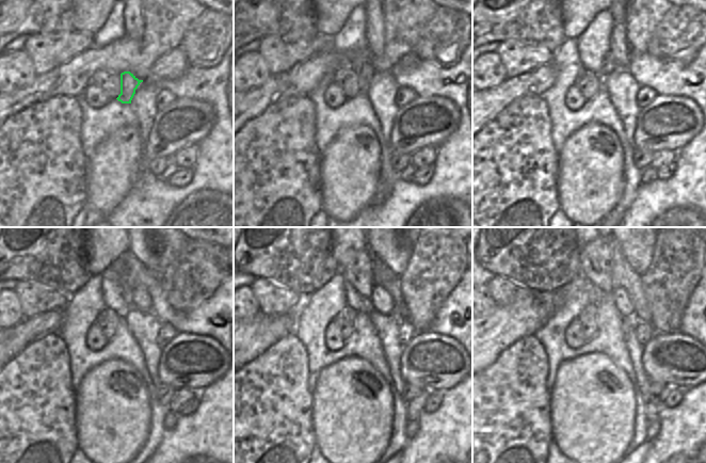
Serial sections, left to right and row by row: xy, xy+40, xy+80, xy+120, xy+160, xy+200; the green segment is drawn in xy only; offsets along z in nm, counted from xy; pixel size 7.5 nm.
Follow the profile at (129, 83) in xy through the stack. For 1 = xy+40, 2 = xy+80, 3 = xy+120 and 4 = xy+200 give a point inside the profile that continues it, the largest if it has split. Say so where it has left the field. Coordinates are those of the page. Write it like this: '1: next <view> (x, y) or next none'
1: next xy+40 (365, 74)
2: next xy+80 (608, 66)
3: next xy+120 (118, 265)
4: next xy+200 (594, 258)

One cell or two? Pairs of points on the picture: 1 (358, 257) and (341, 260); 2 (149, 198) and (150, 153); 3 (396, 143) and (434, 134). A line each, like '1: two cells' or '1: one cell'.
1: two cells
2: two cells
3: one cell

